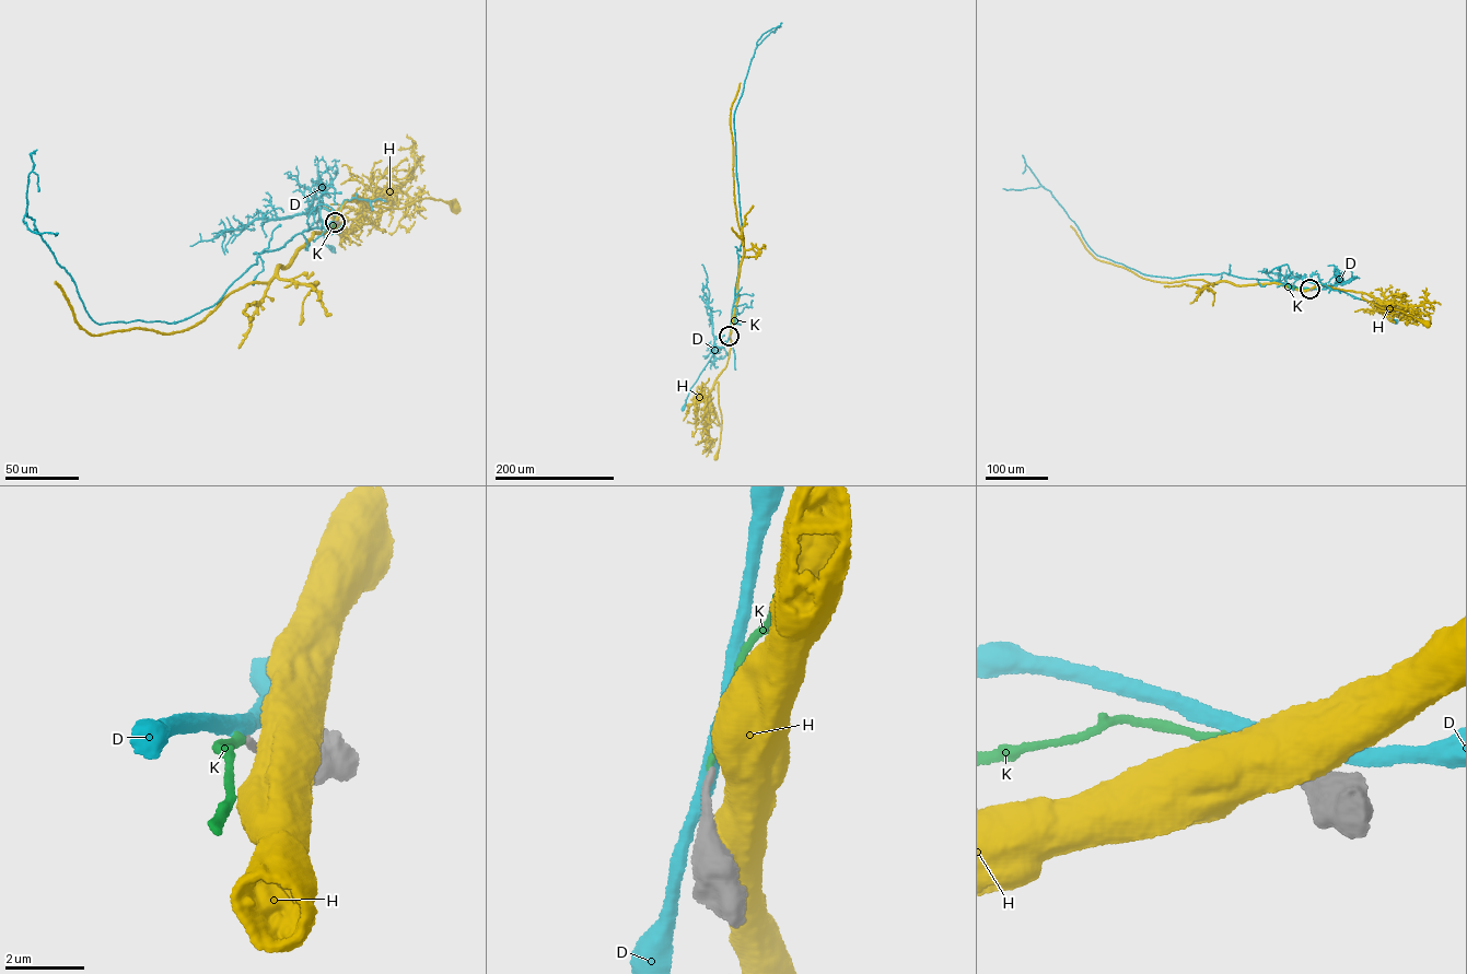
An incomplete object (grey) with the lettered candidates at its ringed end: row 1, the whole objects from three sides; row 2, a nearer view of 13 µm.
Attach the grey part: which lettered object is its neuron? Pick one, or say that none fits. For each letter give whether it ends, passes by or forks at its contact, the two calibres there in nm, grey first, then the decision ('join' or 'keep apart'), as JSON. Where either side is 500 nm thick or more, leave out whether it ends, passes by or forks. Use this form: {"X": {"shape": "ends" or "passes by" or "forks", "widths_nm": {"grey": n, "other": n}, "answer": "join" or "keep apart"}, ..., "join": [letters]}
{"D": {"shape": "passes by", "widths_nm": {"grey": 200, "other": 440}, "answer": "keep apart"}, "H": {"widths_nm": {"grey": 600, "other": 550}, "answer": "keep apart"}, "K": {"shape": "ends", "widths_nm": {"grey": 190, "other": 170}, "answer": "keep apart"}, "join": []}

